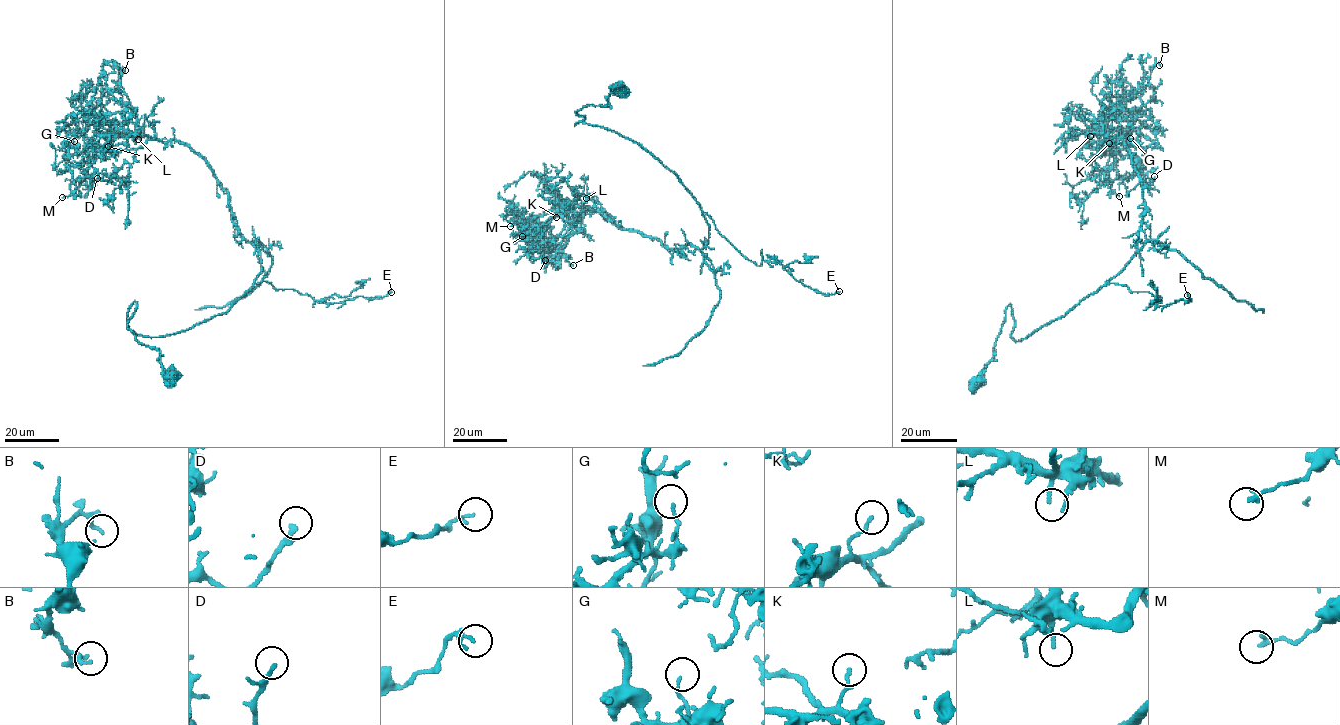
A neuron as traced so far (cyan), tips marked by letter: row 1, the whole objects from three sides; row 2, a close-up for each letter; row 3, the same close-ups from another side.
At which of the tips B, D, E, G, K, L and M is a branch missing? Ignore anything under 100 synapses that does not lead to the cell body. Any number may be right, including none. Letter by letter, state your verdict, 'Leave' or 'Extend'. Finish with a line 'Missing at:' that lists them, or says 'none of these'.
B: Leave
D: Leave
E: Leave
G: Leave
K: Leave
L: Leave
M: Leave
Missing at: none of these

